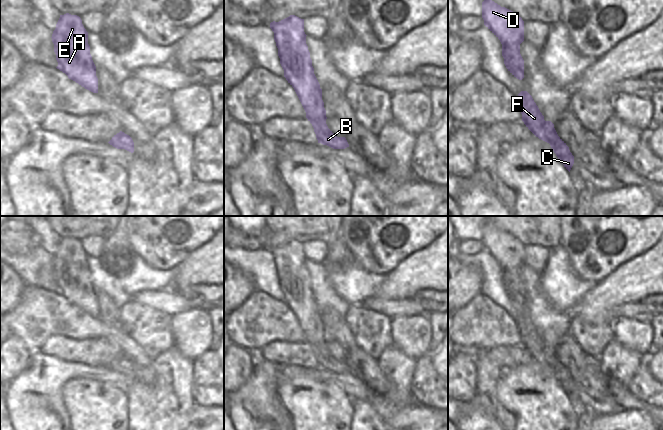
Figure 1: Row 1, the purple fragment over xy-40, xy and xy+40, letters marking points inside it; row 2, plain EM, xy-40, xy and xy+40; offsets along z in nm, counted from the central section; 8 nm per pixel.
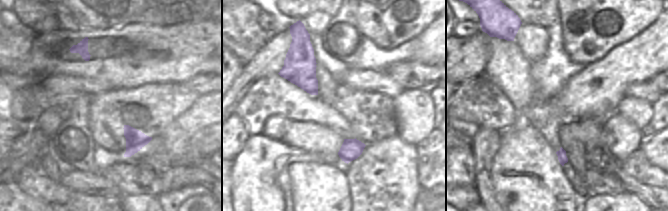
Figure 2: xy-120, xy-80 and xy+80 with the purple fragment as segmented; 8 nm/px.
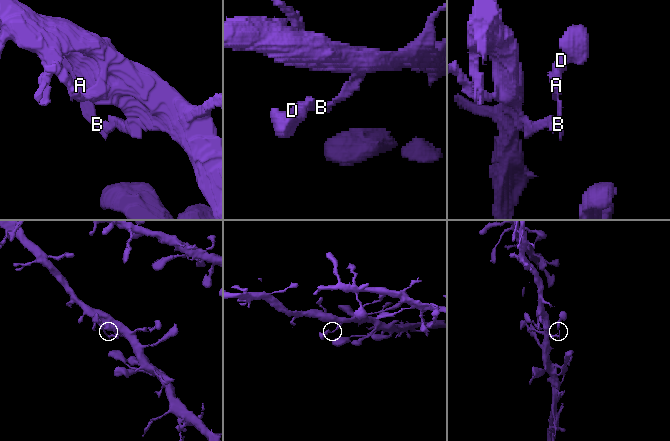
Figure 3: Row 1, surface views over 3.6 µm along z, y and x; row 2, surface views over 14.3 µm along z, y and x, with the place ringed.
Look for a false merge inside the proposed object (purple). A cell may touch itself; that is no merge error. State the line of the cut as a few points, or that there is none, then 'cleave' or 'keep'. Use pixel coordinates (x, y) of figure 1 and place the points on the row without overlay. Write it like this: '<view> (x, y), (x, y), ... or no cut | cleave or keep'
no cut | keep

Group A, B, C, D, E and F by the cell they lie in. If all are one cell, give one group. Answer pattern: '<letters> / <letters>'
A B C D E F

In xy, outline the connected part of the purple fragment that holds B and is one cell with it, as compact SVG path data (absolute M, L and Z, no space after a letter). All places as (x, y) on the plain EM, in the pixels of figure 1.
M290 239L279 246L271 246L270 252L274 256L284 301L294 312L306 336L306 342L314 352L318 367L333 373L349 371L346 362L337 361L326 348L322 313L314 298L306 268L304 243Z

